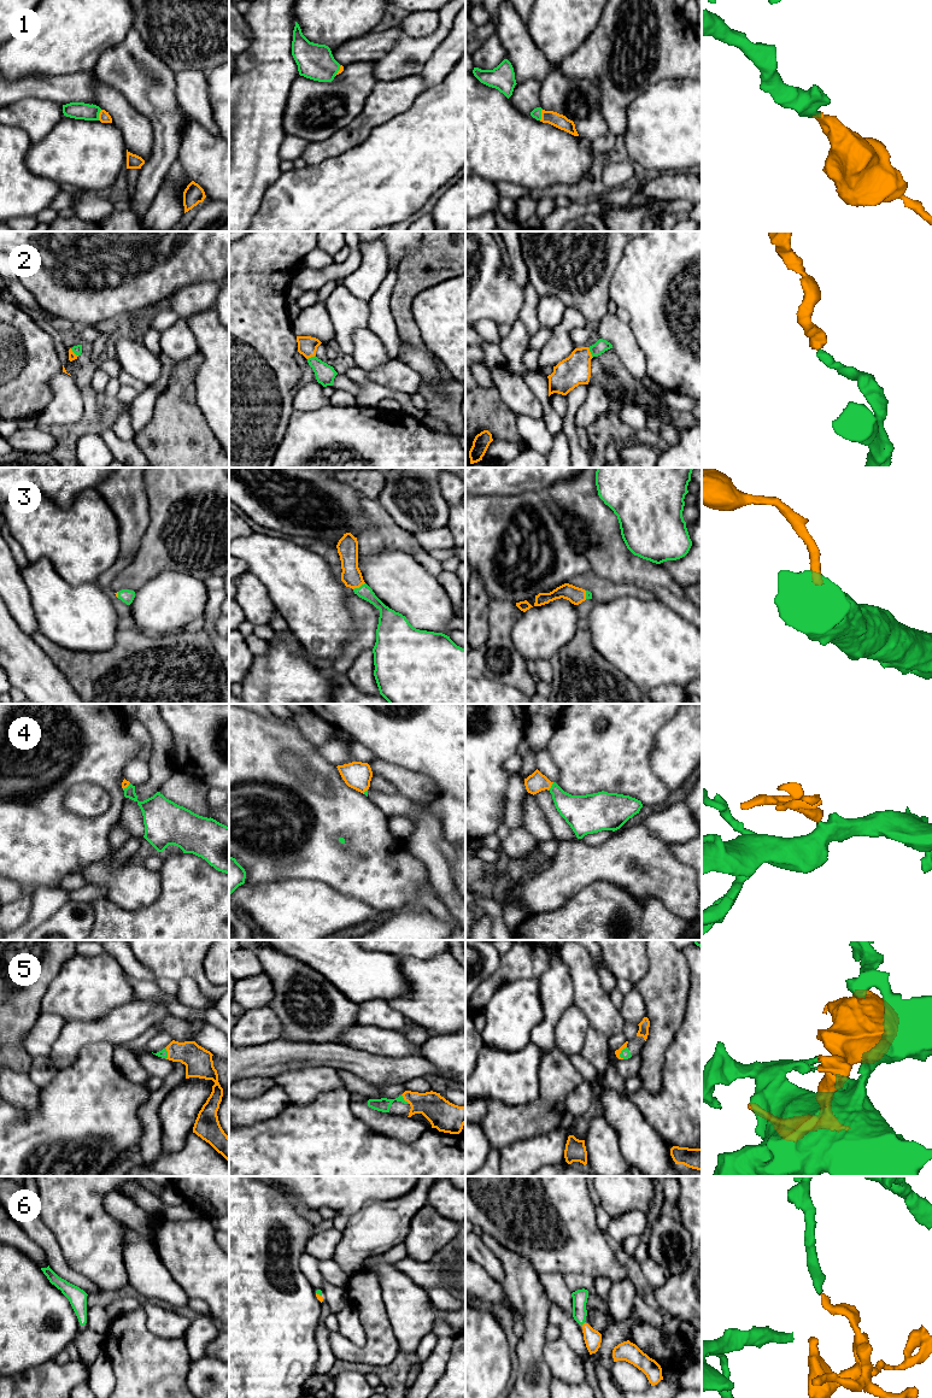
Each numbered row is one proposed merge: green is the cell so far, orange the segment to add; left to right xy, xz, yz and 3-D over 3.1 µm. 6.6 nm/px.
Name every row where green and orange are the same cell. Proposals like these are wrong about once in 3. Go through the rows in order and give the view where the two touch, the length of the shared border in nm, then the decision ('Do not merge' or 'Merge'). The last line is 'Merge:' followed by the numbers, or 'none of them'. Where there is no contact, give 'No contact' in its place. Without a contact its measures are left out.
1: Touches green in yz. Shared border 80 nm. Merge
2: Touches green in yz. Shared border 80 nm. Merge
3: Touches green in xz. Shared border 90 nm. Merge
4: Touches green in yz. Shared border 70 nm. Merge
5: Touches green in xy. Shared border 80 nm. Merge
6: Touches green in yz. Shared border 30 nm. Merge
Merge: 1, 2, 3, 4, 5, 6

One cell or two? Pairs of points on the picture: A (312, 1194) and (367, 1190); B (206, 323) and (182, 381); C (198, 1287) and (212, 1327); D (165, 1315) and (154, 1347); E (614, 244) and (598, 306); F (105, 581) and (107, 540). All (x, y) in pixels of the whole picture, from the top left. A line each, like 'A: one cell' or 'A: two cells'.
A: one cell
B: two cells
C: two cells
D: two cells
E: one cell
F: two cells

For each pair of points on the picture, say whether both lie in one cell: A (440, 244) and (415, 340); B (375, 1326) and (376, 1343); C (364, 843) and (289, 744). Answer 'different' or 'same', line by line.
A: same
B: same
C: same

